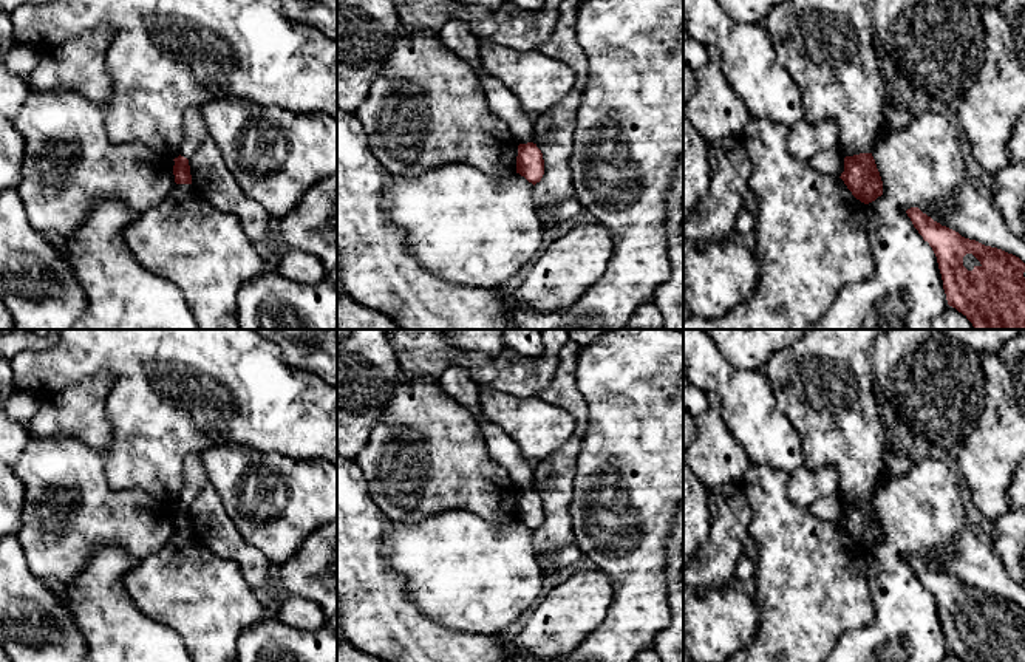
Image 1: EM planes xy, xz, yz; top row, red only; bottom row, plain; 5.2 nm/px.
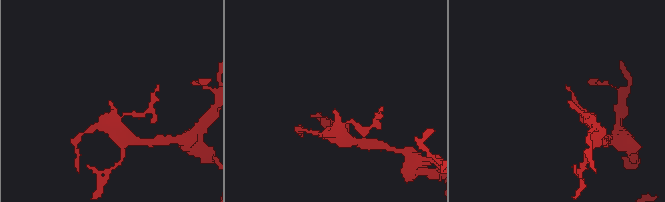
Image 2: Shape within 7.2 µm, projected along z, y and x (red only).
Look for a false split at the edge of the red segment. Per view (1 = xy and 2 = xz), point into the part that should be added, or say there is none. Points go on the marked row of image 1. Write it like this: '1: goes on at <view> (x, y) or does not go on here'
1: does not go on here
2: does not go on here

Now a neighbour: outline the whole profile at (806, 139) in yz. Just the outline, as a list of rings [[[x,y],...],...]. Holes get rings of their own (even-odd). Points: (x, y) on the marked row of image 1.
[[[799,121],[788,127],[788,150],[802,161],[824,150],[838,150],[838,124],[835,121],[807,122]]]

